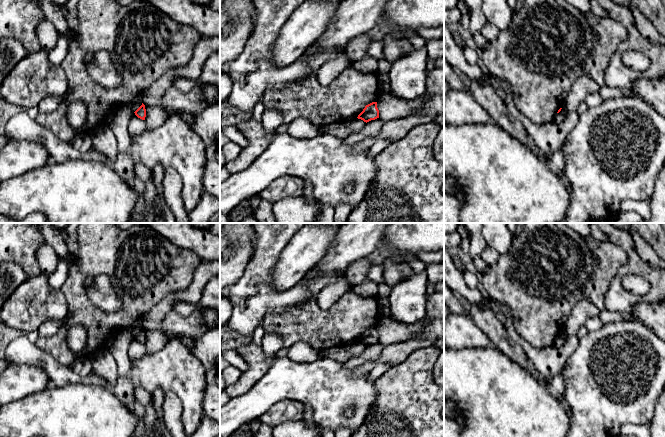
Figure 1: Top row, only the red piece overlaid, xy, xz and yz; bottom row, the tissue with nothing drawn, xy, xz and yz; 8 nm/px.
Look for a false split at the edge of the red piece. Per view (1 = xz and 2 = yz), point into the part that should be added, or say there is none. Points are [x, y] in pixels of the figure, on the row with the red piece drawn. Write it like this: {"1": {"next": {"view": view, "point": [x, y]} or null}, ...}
{"1": {"next": null}, "2": {"next": null}}

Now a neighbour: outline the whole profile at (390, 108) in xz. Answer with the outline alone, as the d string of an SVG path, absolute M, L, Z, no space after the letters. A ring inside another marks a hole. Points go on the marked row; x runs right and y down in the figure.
M425 93L413 100L401 100L389 94L381 94L377 101L379 118L382 121L406 118L419 111L425 100Z

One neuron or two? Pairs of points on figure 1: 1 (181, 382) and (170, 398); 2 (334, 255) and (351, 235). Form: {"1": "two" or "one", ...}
{"1": "two", "2": "one"}

